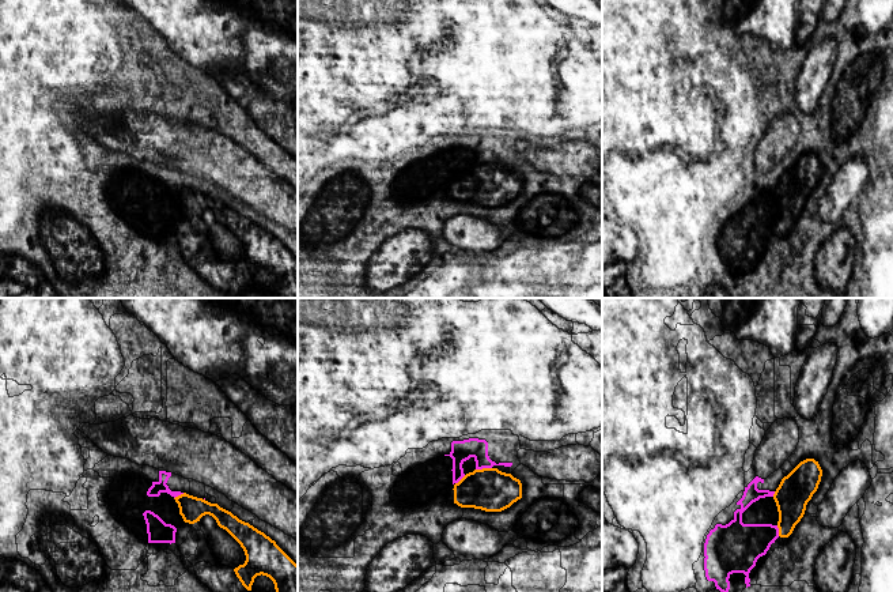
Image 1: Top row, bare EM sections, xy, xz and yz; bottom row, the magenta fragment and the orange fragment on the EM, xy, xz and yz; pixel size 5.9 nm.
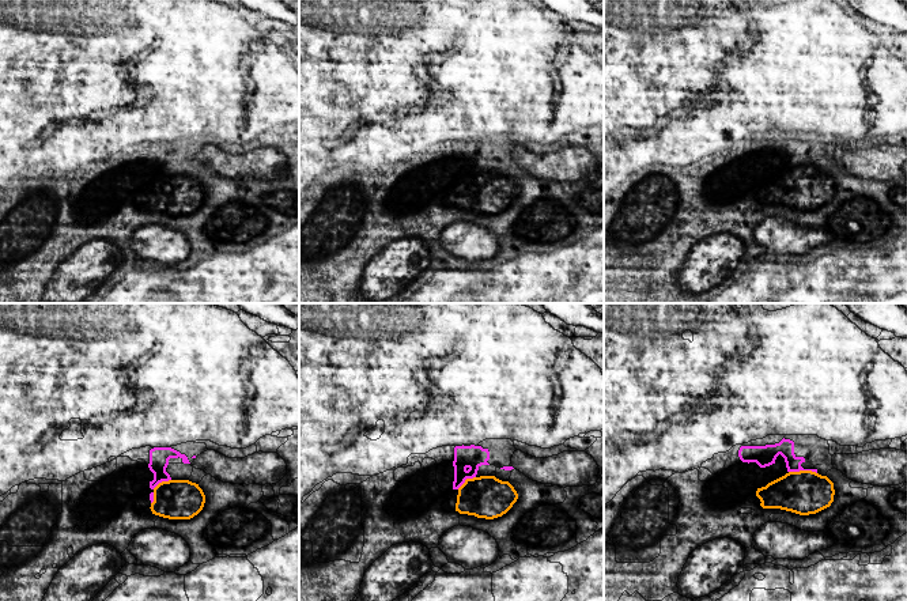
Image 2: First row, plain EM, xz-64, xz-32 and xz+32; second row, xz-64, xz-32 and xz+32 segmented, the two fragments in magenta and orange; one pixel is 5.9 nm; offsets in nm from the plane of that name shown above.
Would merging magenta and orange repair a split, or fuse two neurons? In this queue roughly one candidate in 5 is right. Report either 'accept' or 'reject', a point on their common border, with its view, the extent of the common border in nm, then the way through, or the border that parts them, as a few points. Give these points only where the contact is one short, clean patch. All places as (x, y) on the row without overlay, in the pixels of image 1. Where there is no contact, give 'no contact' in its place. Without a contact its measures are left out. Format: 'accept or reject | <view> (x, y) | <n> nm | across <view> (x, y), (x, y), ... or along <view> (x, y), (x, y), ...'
reject | xz (483, 162) | 100 nm

